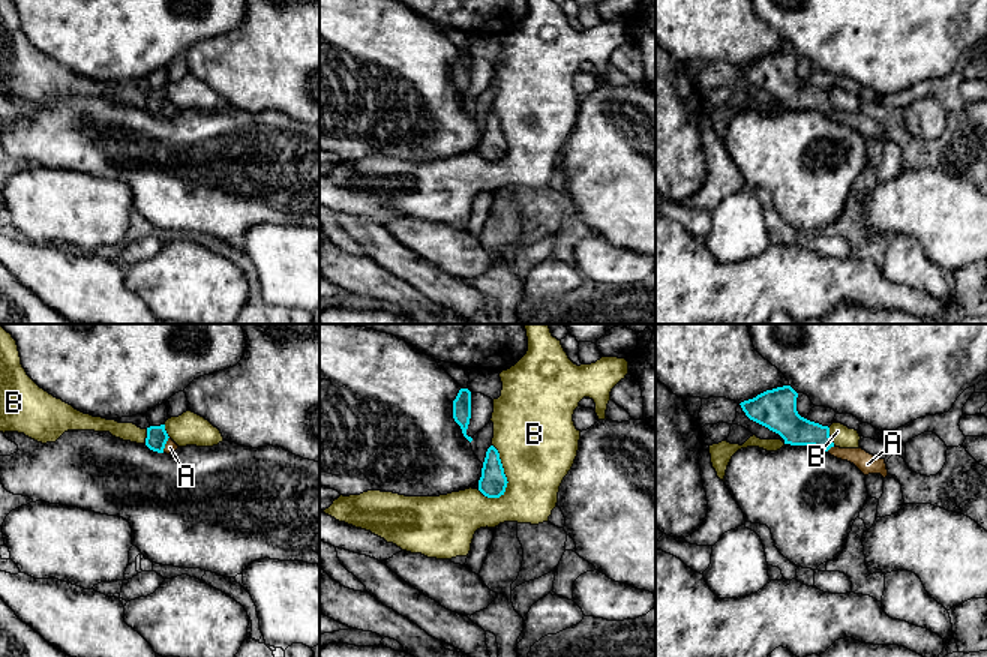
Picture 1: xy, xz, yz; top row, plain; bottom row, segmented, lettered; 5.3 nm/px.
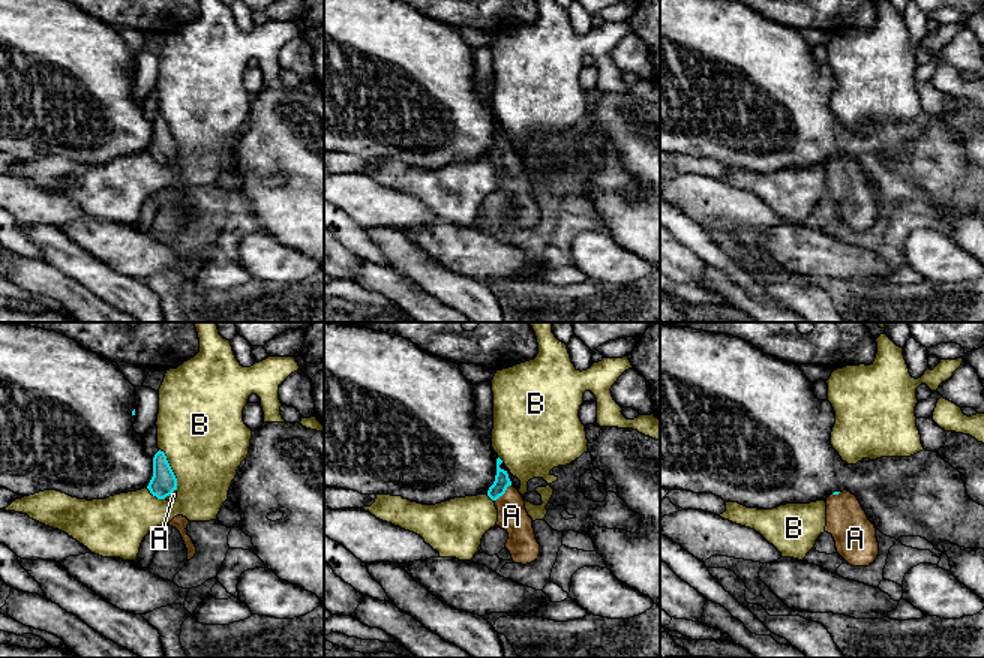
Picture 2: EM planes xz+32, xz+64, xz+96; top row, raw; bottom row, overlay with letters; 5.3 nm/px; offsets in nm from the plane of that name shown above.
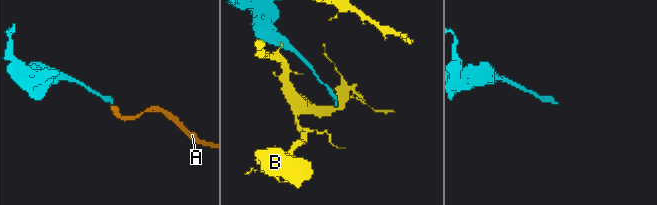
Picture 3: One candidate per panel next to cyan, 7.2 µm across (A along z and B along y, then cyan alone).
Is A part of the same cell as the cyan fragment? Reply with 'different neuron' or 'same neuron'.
same neuron

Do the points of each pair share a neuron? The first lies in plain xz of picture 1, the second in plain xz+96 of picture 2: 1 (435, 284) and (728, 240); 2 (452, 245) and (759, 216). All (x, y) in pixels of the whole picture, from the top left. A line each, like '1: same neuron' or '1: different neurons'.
1: same neuron
2: different neurons

